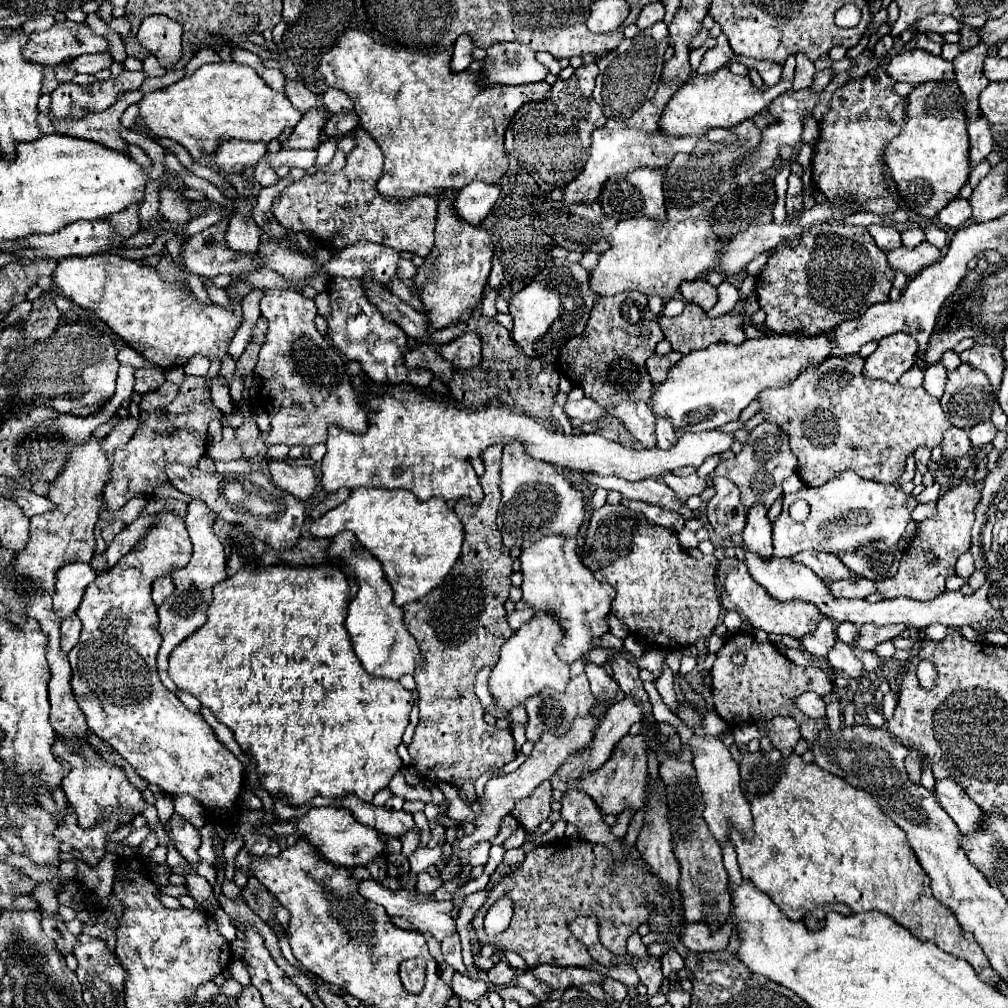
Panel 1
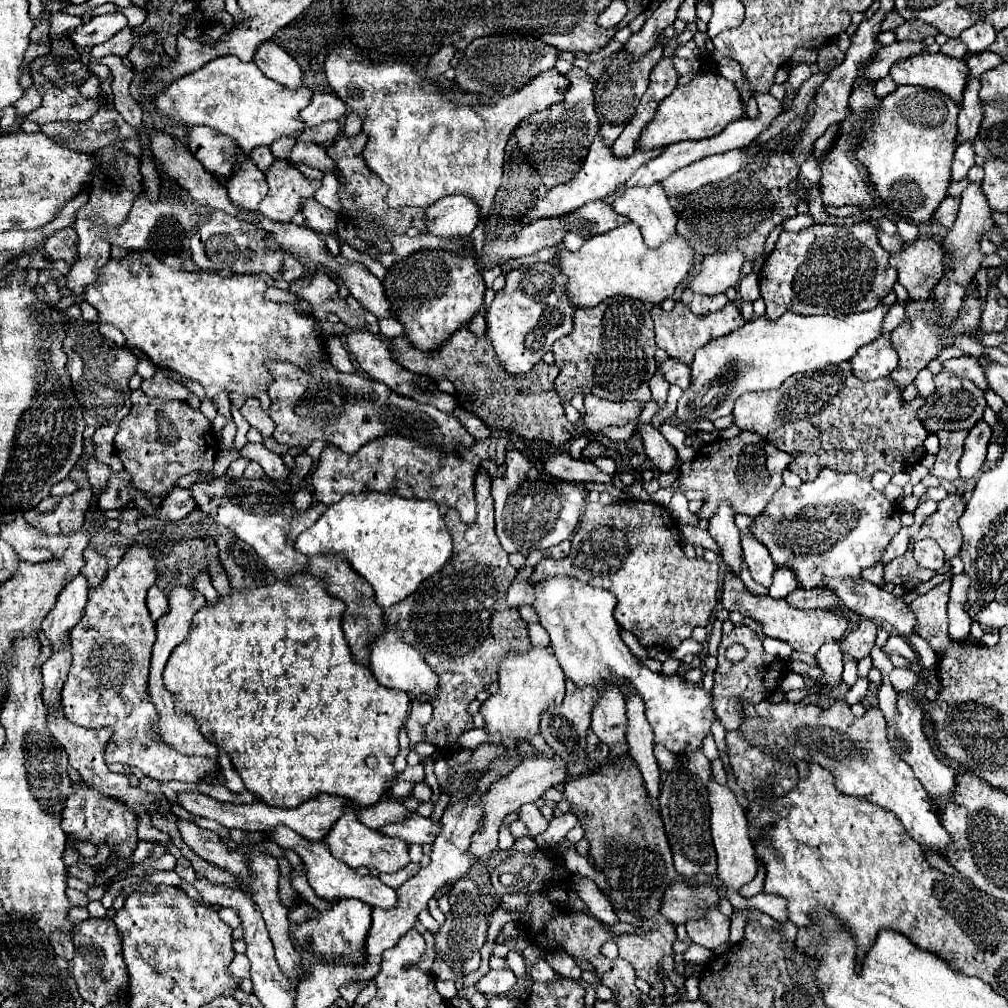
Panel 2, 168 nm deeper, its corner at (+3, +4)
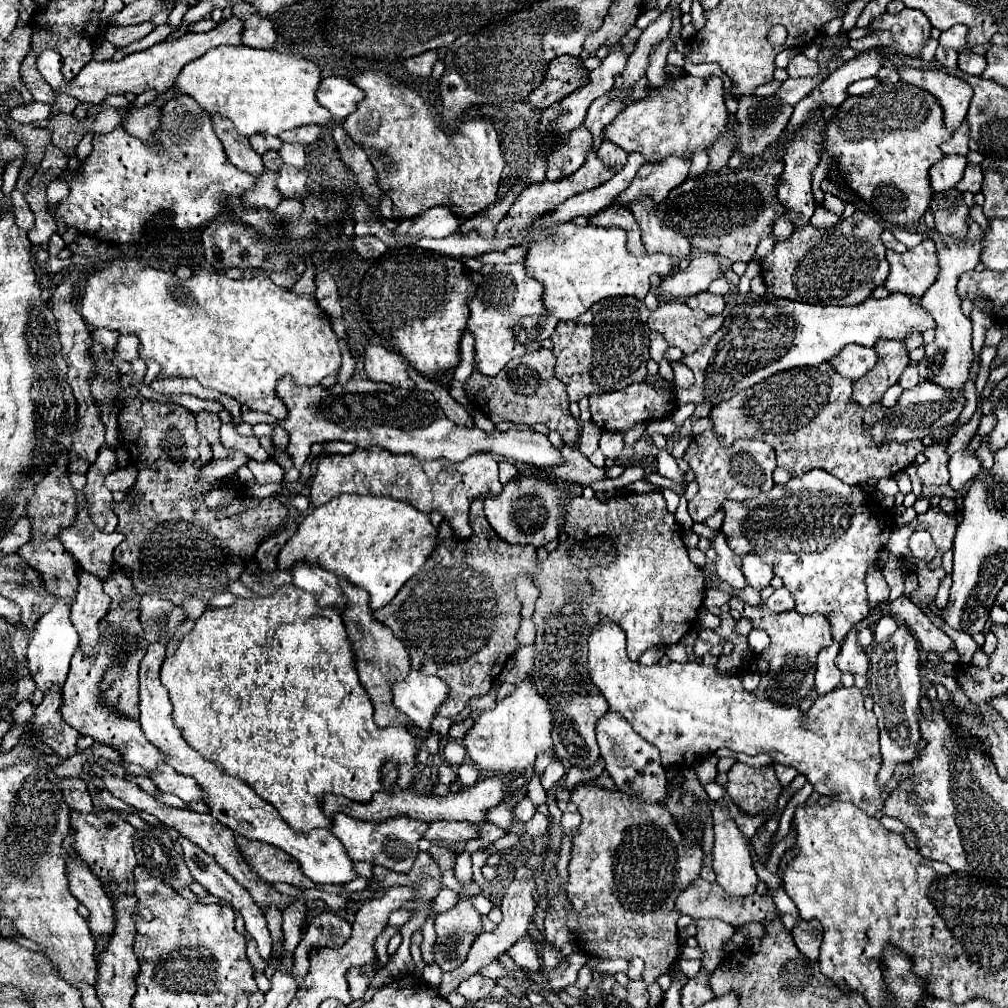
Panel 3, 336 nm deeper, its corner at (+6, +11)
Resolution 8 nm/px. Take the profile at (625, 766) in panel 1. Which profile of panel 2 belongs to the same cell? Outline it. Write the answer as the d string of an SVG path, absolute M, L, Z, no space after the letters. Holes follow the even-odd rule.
M631 758L609 760L597 772L569 780L565 784L565 796L581 812L585 836L591 844L589 856L593 858L593 862L599 864L607 854L609 866L605 866L603 872L613 890L611 902L625 906L641 920L641 930L645 932L645 936L621 934L617 940L619 956L635 968L637 978L645 980L655 990L663 990L663 982L657 976L659 960L665 954L673 954L671 944L677 936L675 926L657 910L661 906L665 888L673 880L683 878L675 872L659 812L649 804L637 764ZM611 838L615 838L615 846L611 846Z

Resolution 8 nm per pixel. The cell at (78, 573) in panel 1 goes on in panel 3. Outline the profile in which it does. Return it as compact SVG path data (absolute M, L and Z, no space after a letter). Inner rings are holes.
M58 599L54 607L38 621L34 637L28 645L28 669L42 693L48 693L52 687L58 687L62 693L62 685L68 677L70 661L76 649L78 649L78 633L70 621L70 605L66 599Z

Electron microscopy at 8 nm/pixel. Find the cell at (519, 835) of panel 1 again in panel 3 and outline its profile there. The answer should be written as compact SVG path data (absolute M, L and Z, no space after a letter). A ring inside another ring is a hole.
M524 797L516 807L514 807L514 817L518 819L518 821L530 821L532 817L534 817L534 813L536 813L536 805L528 799L528 797Z

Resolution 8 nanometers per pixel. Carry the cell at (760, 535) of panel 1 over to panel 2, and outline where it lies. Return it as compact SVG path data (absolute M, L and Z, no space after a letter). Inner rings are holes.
M751 532L743 534L741 546L743 546L743 558L749 566L753 580L767 588L771 584L771 576L773 576L773 570L775 570L775 564L769 556L769 550L761 542L757 542L757 538L751 536Z

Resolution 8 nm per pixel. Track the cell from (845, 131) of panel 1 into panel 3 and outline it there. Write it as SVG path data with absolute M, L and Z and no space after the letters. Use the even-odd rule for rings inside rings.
M826 193L824 195L824 207L828 209L828 211L834 211L834 213L842 214L844 210L844 203L832 193Z

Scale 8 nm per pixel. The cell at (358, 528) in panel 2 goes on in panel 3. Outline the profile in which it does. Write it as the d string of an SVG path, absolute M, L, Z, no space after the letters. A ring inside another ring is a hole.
M340 495L330 503L316 507L296 529L296 533L286 541L278 553L278 569L292 569L296 563L316 563L326 571L332 571L354 587L368 591L372 611L378 611L382 605L388 605L398 589L418 573L424 561L430 557L436 545L436 529L430 525L428 515L416 511L404 501L392 497L374 497L374 495Z

